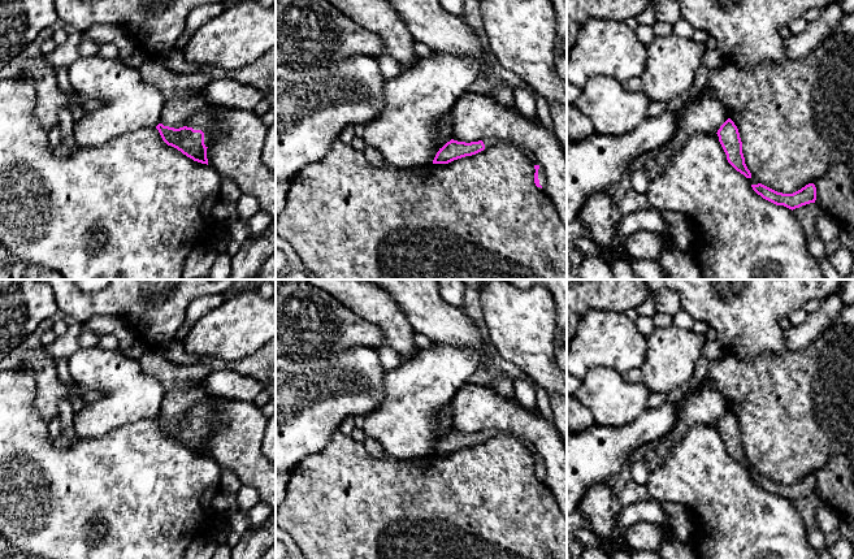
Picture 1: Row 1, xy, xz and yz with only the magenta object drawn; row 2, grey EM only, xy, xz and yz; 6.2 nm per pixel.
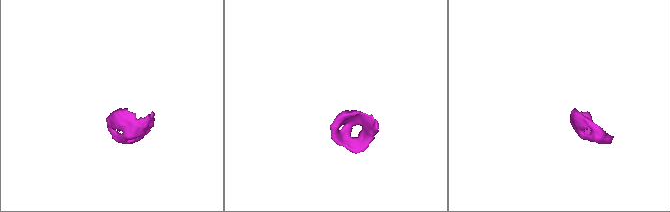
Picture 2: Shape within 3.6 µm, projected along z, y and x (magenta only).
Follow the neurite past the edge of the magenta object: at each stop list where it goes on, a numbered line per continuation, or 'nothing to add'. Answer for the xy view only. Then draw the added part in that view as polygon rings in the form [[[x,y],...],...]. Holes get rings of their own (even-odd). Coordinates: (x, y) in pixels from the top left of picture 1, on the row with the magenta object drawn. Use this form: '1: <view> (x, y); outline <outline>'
1: xy (202, 120); outline [[[207,104],[186,121],[187,127],[192,127],[194,130],[201,130],[204,133],[205,147],[211,144],[209,125],[212,124],[212,120],[214,117],[216,108],[217,105]]]

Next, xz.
1: xz (529, 155); outline [[[519,147],[519,150],[526,156],[526,159],[533,164],[533,165],[538,165],[538,179],[539,179],[539,185],[543,186],[546,183],[546,174],[545,174],[545,169],[539,165],[539,161],[537,160],[537,157],[534,156],[534,153],[525,148],[525,147]]]

